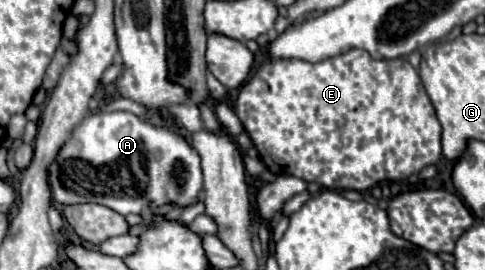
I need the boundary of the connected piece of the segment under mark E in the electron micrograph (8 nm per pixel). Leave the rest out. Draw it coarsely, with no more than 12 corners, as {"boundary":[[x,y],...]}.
{"boundary":[[404,58],[264,60],[236,116],[266,168],[334,190],[442,156]]}

